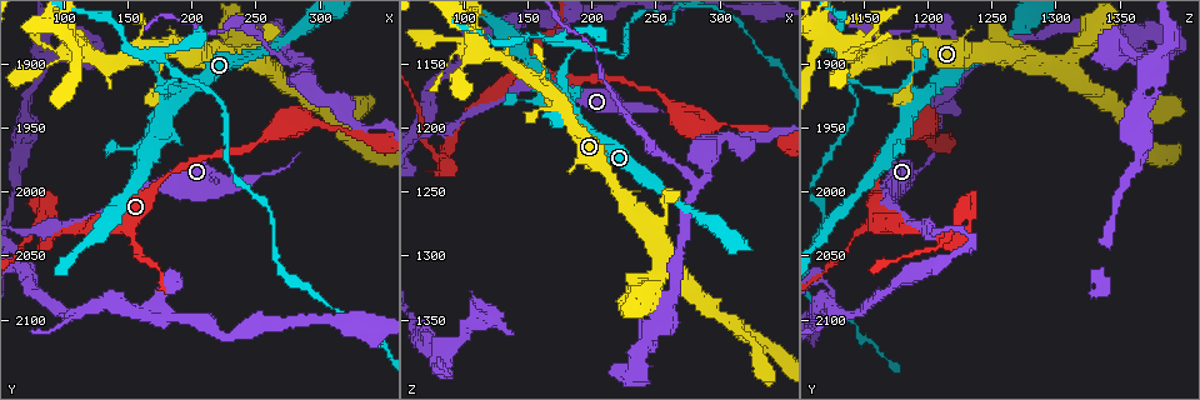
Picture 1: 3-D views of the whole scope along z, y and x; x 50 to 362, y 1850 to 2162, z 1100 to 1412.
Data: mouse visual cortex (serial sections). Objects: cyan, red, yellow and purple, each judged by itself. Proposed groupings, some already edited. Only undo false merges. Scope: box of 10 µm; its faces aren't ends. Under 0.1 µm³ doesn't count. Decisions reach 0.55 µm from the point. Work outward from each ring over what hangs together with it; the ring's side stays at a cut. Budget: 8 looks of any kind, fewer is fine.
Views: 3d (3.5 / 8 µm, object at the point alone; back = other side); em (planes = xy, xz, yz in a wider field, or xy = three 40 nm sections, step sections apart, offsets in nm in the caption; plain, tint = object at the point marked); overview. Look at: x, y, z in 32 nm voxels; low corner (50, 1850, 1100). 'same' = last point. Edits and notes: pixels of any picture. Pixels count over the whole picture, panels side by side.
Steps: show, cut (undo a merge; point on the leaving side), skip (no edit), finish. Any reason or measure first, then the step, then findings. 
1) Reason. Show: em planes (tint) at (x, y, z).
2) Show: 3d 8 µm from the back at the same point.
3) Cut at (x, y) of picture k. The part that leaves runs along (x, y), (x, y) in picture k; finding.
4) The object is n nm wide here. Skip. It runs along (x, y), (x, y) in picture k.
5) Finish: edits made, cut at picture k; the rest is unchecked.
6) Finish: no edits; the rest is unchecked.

Sudden change in width. Show: 3d 3.5 µm at (110, 1888, 1138).

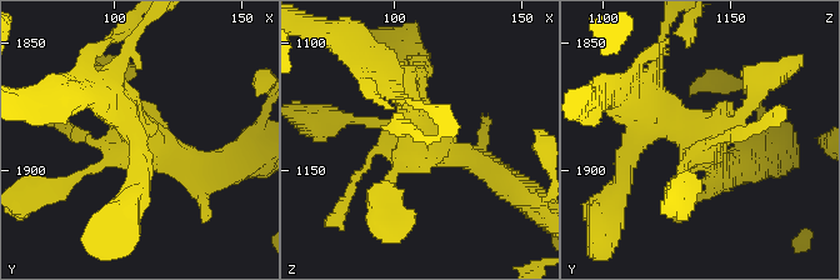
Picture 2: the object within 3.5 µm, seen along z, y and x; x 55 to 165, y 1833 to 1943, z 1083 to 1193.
Need the tissue. Show: em xy step 5 (plain) at (110, 1888, 1137).

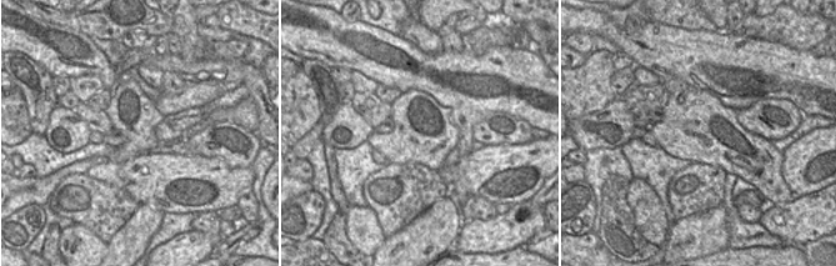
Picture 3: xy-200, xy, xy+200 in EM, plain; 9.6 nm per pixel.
Where the object lies. Show: em xy step 5 (tint) at the same point.

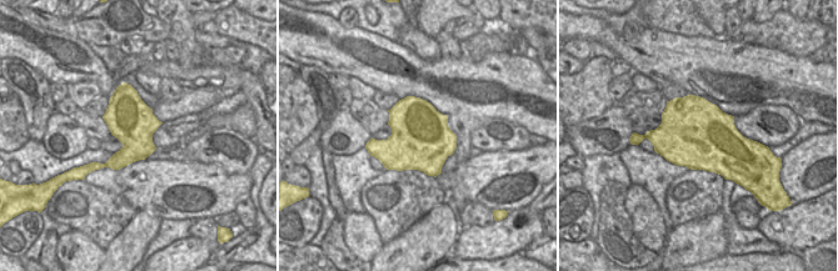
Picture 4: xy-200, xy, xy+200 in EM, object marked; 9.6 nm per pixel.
Skip. All the same cell.

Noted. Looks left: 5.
Three-way junction. Show: 3d 3.5 µm at (182, 1928, 1190).

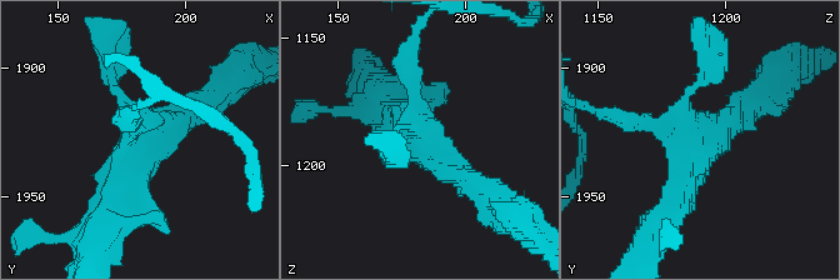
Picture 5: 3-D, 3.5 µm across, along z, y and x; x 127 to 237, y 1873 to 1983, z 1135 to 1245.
Shape alone is not enough. Show: em xy step 3 (tint) at (183, 1929, 1190).

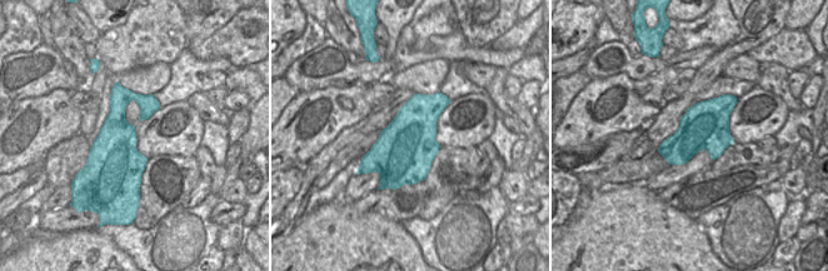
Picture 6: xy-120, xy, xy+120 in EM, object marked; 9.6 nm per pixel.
Cut at (618, 119) of picture 5. Two cells meet here.

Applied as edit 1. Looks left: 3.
Abrupt turn. Show: 3d 8 µm at (86, 2020, 1230).

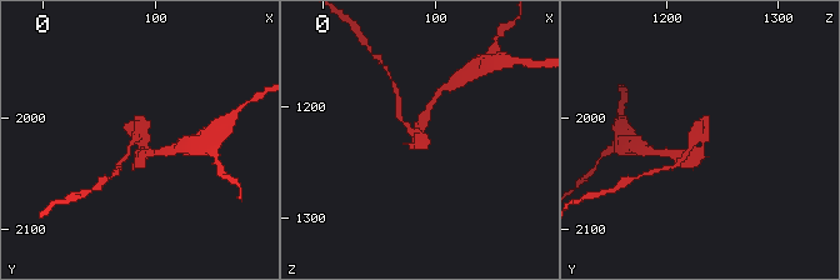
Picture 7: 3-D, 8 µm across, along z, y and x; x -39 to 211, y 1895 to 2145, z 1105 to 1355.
Need the tissue. Show: em xy step 1 (tint) at the same point.

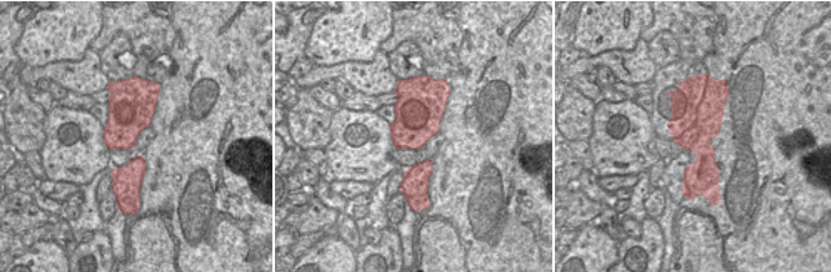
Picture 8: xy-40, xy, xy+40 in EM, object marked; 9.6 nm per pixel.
Skip. Continuous, no second cell.

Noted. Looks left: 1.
Finish: edits made, cut at picture 5; the rest is unchecked.

